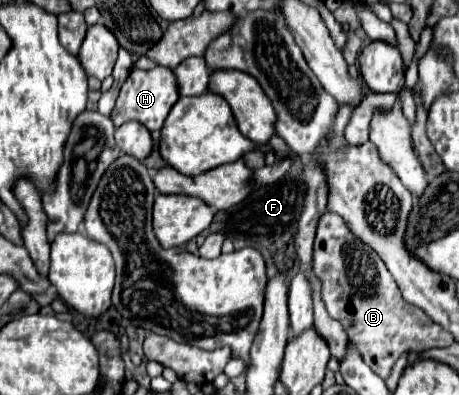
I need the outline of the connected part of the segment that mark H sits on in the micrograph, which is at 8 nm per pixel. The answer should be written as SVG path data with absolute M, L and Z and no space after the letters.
M157 66L153 70L139 70L133 68L129 78L125 80L125 84L121 86L121 92L117 96L117 104L113 108L111 120L113 124L119 128L121 124L129 122L129 120L137 120L141 122L147 130L161 130L169 110L173 108L173 104L179 100L179 92L177 92L177 80L173 76L173 70L165 68L165 66Z

